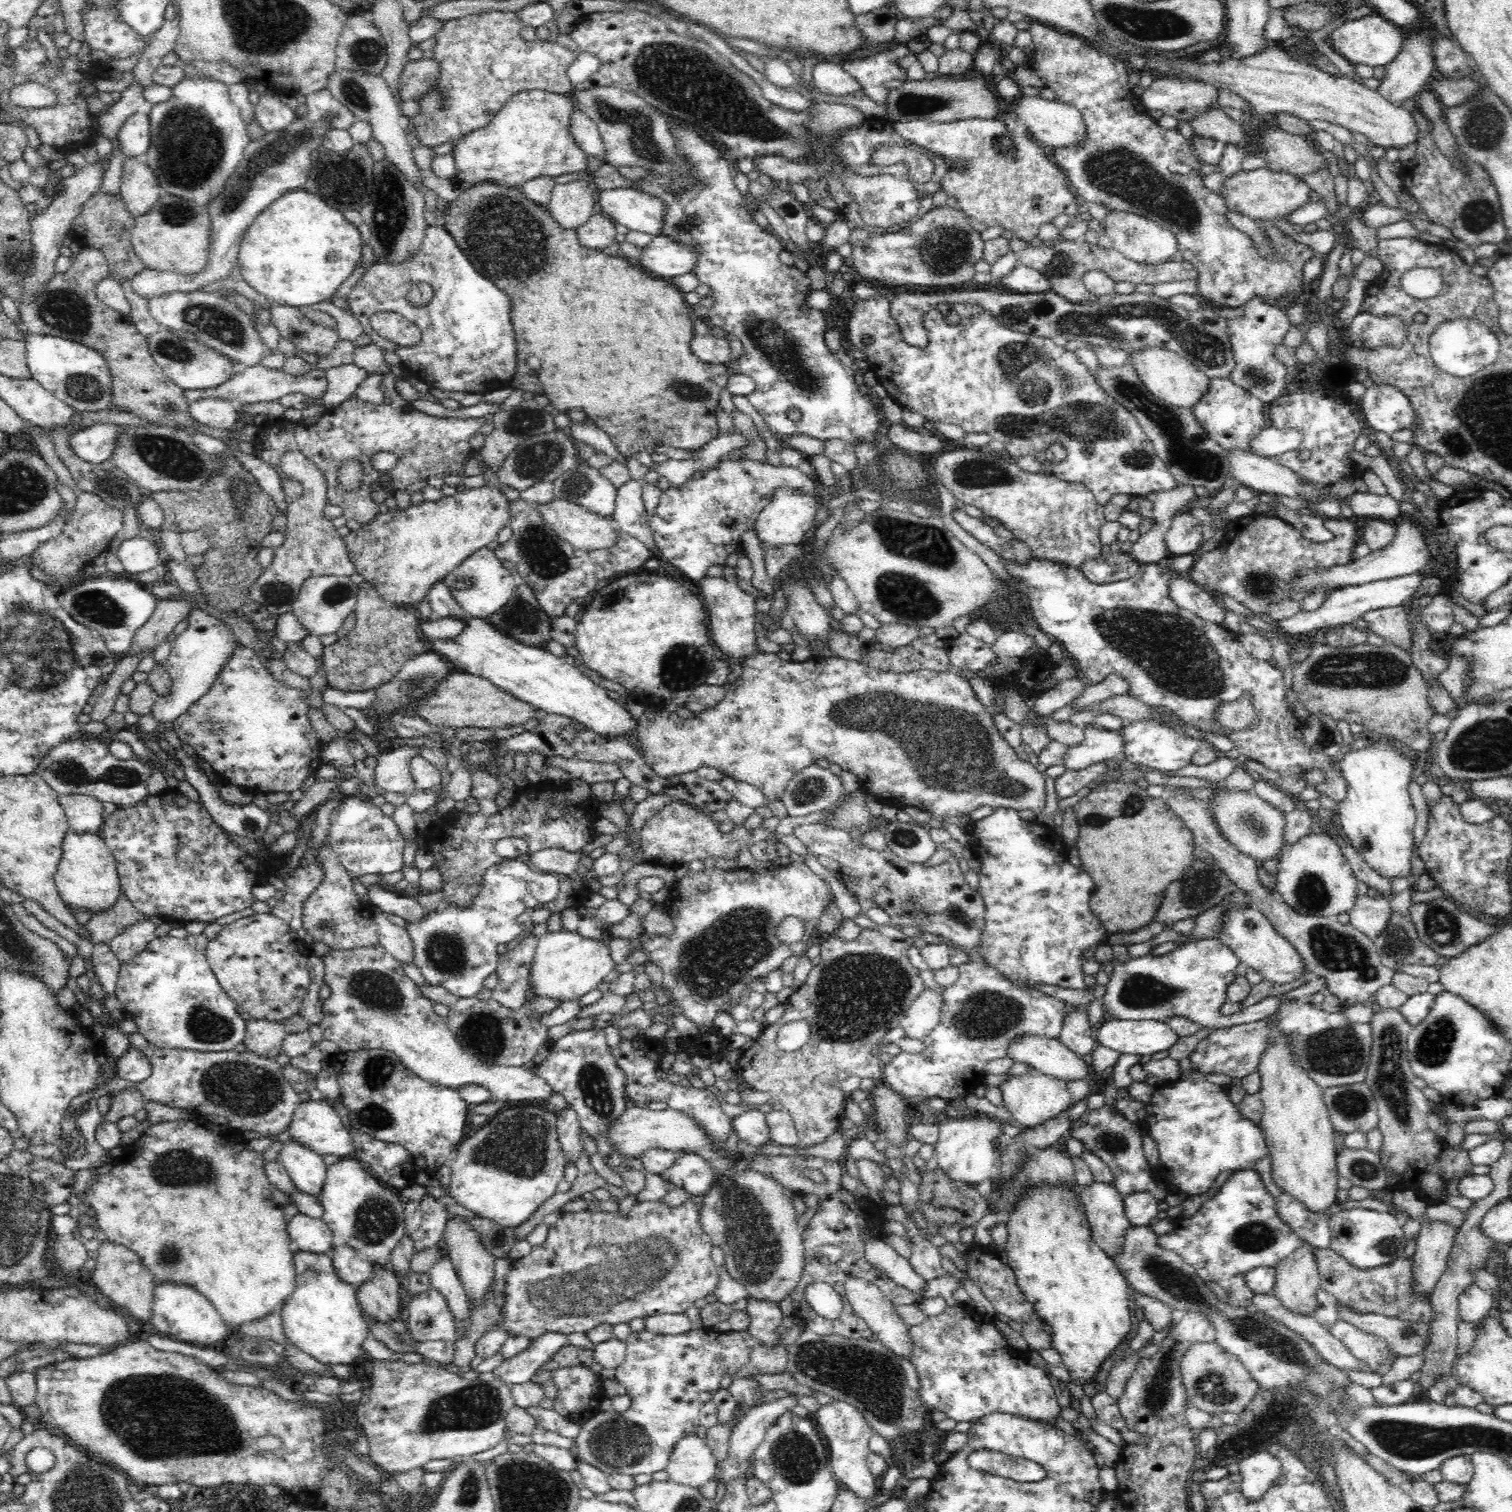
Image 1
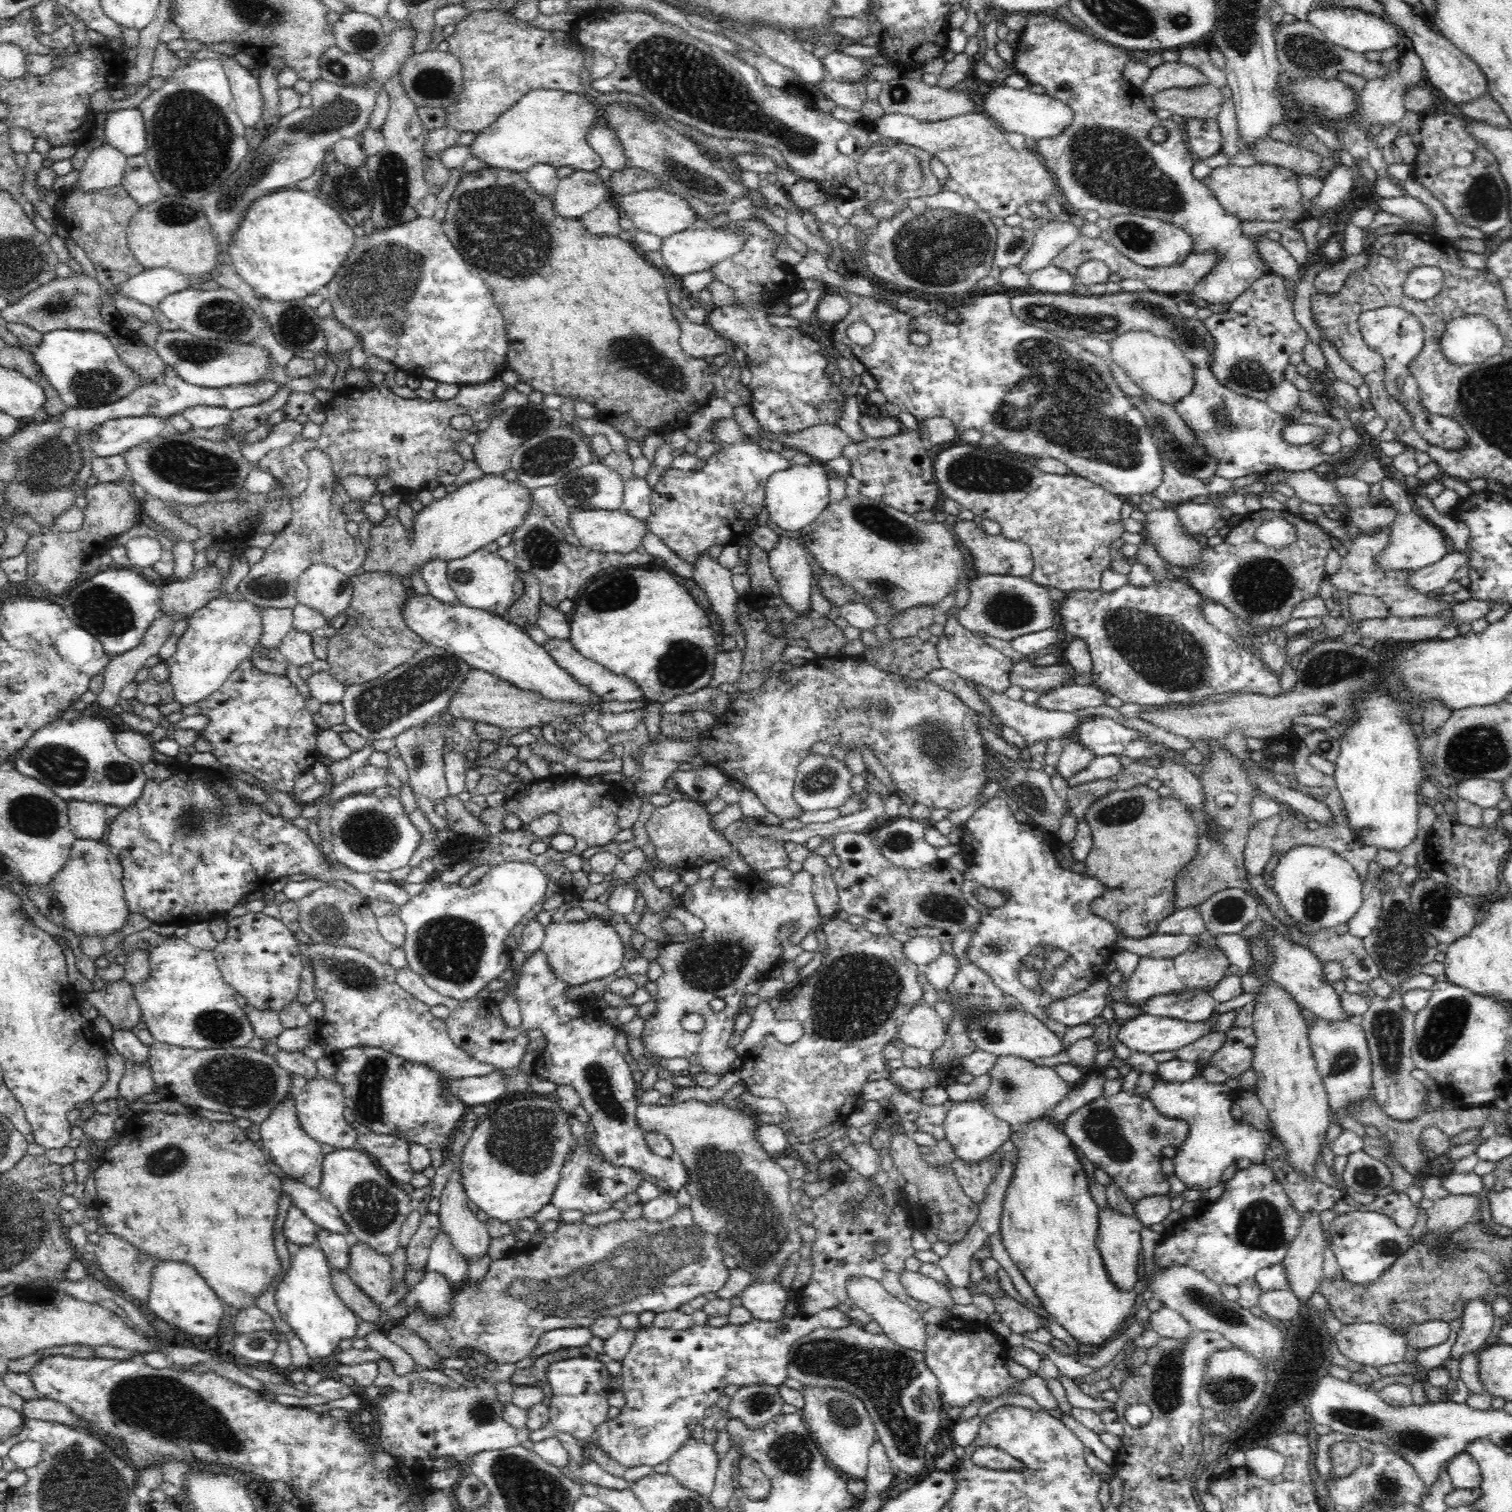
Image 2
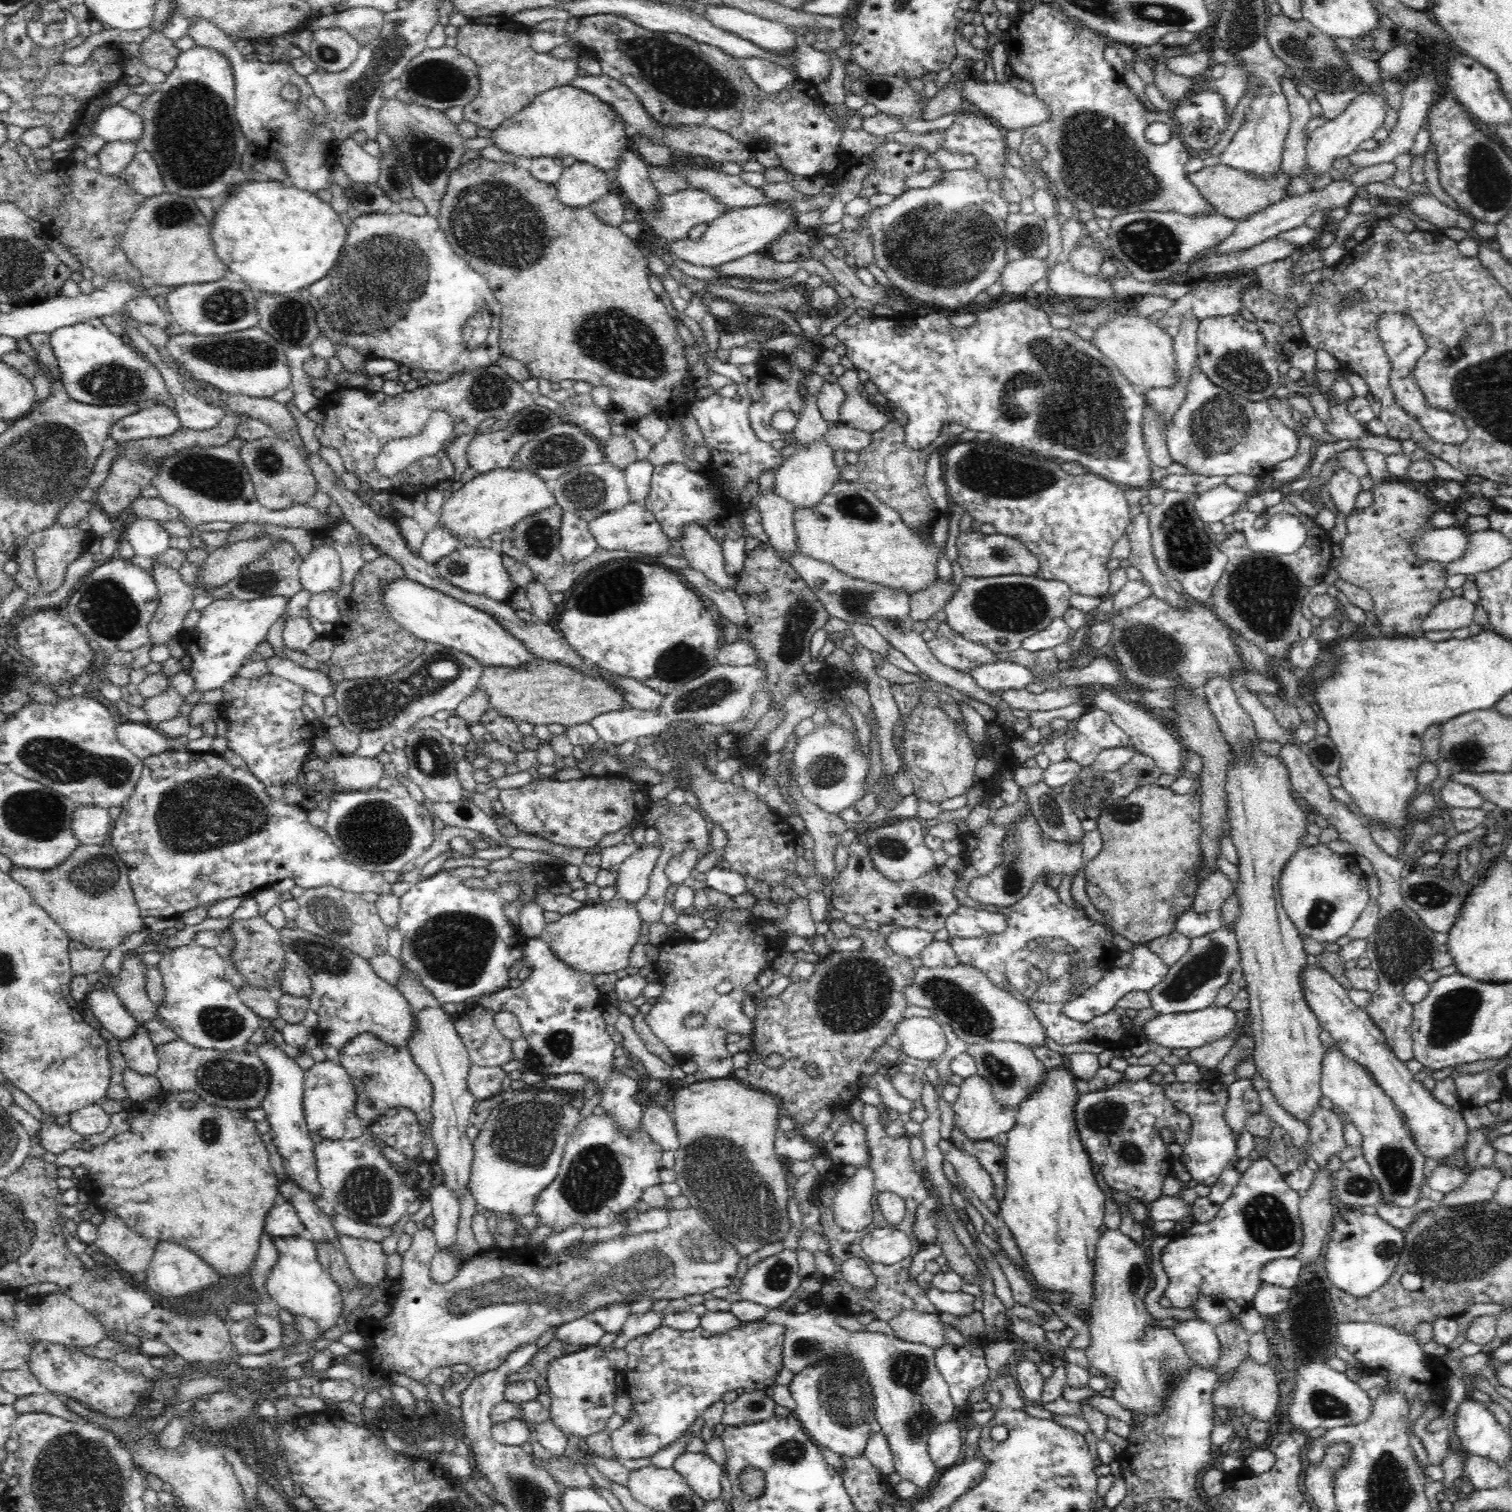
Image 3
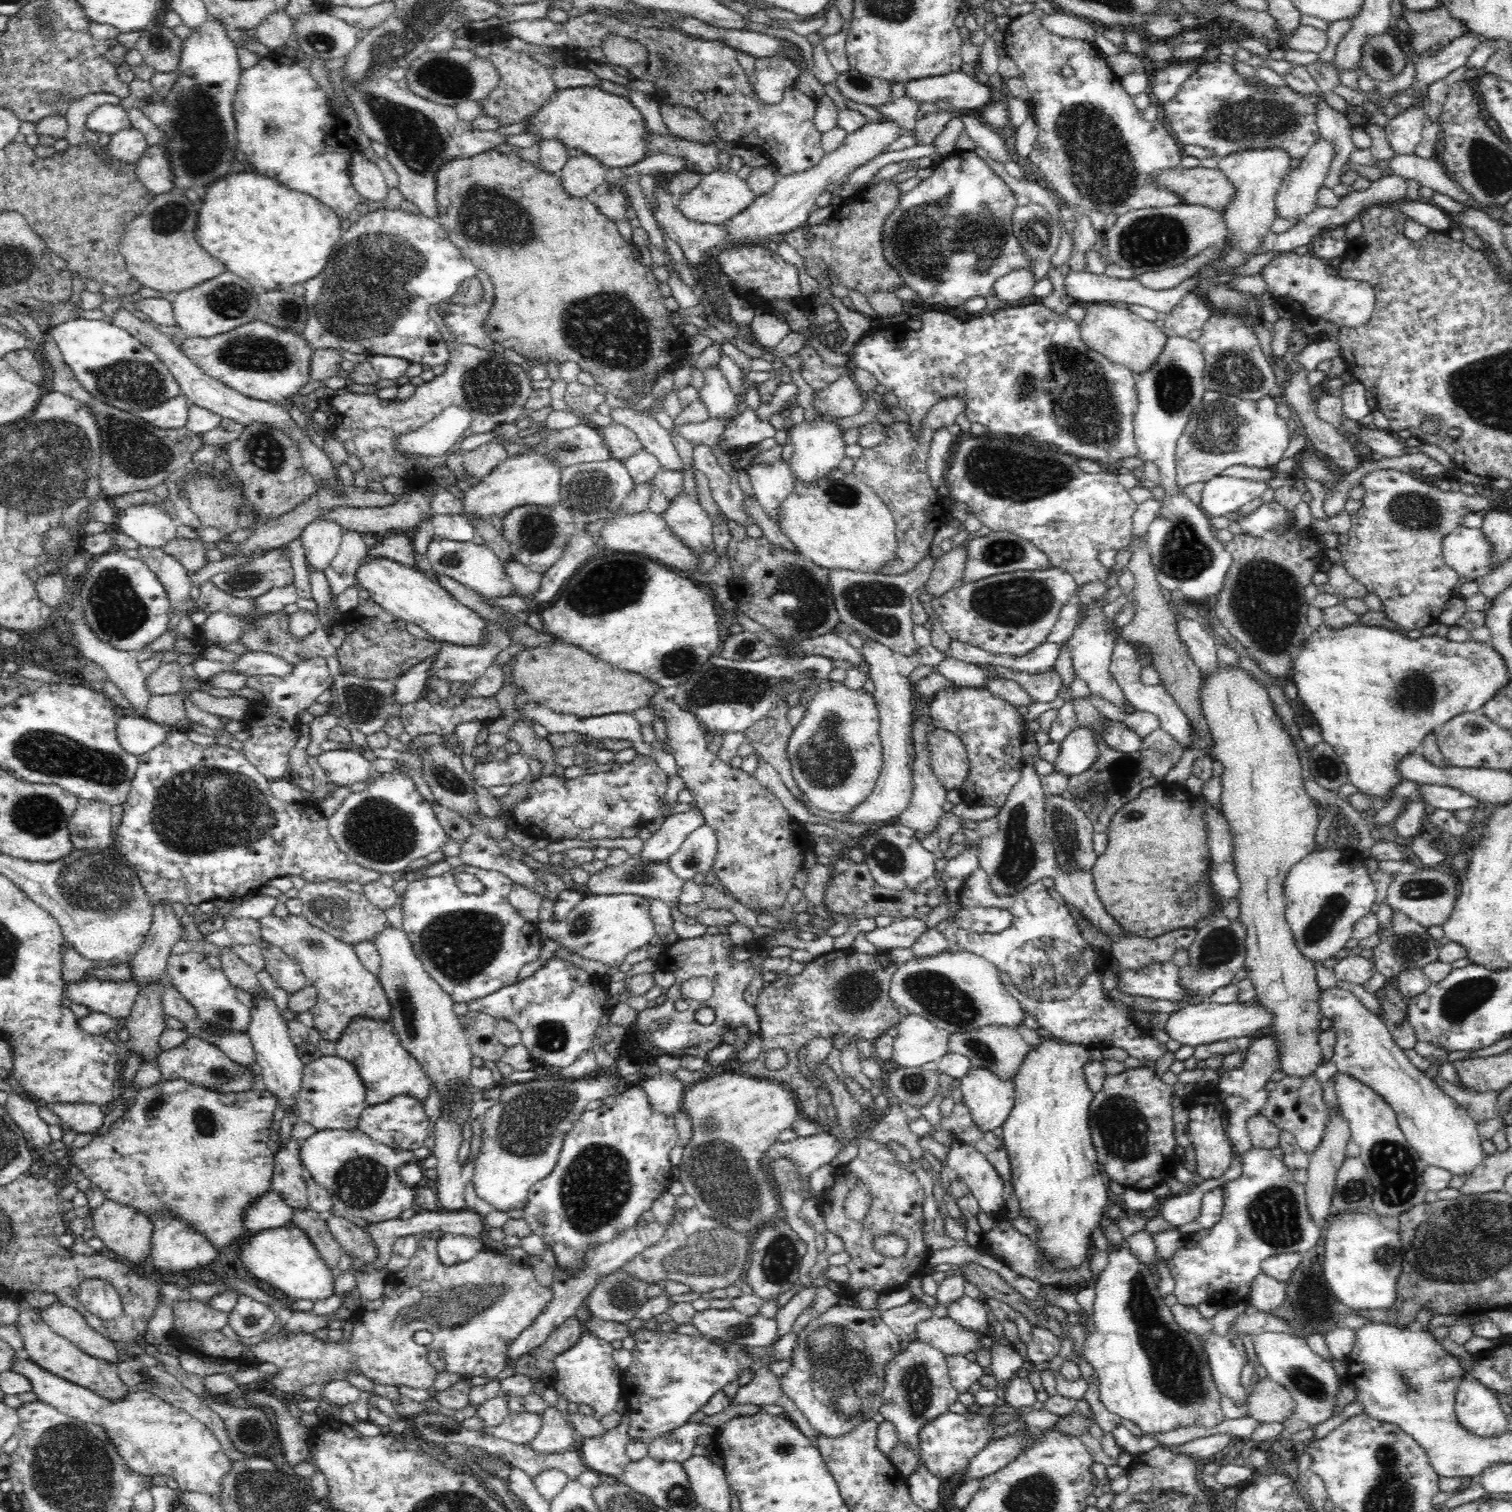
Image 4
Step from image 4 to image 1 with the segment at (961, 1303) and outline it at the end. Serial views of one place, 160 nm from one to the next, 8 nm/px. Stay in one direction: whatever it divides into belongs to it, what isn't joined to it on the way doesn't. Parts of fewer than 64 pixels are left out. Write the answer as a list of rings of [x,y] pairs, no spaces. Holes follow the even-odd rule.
[[[868,1236],[864,1242],[864,1255],[872,1265],[882,1271],[896,1284],[907,1288],[915,1295],[920,1294],[926,1286],[927,1280],[914,1271],[910,1261],[902,1257],[896,1250],[884,1243],[881,1238]]]

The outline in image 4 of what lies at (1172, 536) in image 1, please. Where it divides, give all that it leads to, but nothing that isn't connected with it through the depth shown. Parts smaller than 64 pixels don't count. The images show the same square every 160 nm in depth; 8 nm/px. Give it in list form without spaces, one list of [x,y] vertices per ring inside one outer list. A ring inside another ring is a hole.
[[[1215,476],[1205,483],[1199,506],[1210,519],[1228,513],[1236,515],[1241,506],[1261,498],[1267,488],[1268,483],[1264,480]]]

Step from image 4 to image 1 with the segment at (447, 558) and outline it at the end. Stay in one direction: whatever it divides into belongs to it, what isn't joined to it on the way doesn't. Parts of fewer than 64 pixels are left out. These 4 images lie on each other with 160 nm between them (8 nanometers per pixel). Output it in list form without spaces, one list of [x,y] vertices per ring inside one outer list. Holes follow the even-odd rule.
[[[486,546],[480,547],[474,554],[468,555],[451,573],[443,578],[449,592],[466,615],[486,619],[496,614],[514,594],[518,584],[512,574],[502,565],[495,552]]]

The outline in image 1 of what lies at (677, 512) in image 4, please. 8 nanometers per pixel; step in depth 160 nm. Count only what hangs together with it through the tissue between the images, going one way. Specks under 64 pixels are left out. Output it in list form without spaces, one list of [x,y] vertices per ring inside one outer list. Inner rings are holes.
[[[721,576],[708,577],[699,580],[701,596],[704,597],[703,604],[707,613],[710,614],[710,634],[716,646],[730,658],[740,656],[754,657],[755,654],[764,654],[756,648],[756,597],[740,589],[737,582],[726,581]]]

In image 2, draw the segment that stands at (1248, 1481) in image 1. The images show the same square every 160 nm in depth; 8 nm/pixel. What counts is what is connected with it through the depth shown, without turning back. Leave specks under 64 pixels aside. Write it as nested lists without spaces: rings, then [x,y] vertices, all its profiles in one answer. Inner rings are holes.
[[[1269,1446],[1252,1448],[1246,1452],[1244,1465],[1256,1473],[1259,1478],[1272,1480],[1282,1474],[1285,1467],[1285,1456]]]

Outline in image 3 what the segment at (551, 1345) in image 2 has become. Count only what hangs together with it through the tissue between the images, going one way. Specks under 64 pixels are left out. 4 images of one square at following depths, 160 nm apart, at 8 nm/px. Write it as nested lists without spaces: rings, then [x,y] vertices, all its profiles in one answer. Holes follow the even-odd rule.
[[[577,1318],[575,1321],[564,1323],[557,1328],[555,1339],[565,1344],[579,1346],[594,1346],[607,1334],[600,1324],[591,1318]]]

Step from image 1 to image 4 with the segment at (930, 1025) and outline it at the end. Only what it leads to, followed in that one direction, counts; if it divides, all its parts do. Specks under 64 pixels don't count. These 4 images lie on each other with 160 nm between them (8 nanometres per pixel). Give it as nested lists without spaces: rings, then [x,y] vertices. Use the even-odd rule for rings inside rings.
[[[919,1015],[903,1017],[893,1038],[892,1060],[899,1067],[919,1067],[926,1062],[937,1063],[949,1051],[950,1032]]]

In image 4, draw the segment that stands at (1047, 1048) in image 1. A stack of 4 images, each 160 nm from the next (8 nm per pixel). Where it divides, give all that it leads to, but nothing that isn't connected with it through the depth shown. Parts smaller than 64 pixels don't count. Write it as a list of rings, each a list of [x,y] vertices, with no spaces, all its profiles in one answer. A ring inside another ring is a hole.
[[[948,950],[929,957],[914,957],[913,960],[900,964],[891,978],[889,994],[896,1006],[906,1008],[908,1015],[919,1015],[936,1023],[936,1026],[952,1033],[990,1028],[1017,1029],[1022,1025],[1024,1008],[1015,996],[1010,995],[1000,980],[996,965],[972,953]]]

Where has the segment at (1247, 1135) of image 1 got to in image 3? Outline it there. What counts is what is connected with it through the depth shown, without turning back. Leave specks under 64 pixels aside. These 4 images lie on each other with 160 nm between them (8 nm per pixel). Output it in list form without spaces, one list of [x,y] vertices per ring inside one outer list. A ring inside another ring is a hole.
[[[1203,1078],[1198,1082],[1175,1081],[1172,1084],[1164,1084],[1161,1090],[1165,1100],[1168,1100],[1173,1108],[1186,1113],[1192,1119],[1188,1143],[1183,1146],[1179,1156],[1191,1174],[1191,1179],[1196,1180],[1197,1184],[1214,1186],[1235,1155],[1239,1139],[1238,1133],[1234,1133],[1234,1129],[1228,1126],[1225,1118],[1225,1108],[1229,1099],[1228,1085],[1218,1079]]]

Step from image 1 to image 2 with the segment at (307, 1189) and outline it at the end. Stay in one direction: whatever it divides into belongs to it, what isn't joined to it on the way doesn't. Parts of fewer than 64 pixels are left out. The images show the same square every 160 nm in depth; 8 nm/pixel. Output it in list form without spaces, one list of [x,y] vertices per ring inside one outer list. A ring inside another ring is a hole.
[[[294,1088],[290,1092],[290,1096],[286,1100],[282,1100],[278,1104],[278,1108],[270,1114],[266,1120],[263,1120],[260,1126],[261,1140],[264,1141],[264,1146],[268,1146],[268,1154],[274,1160],[277,1166],[283,1172],[297,1181],[302,1181],[304,1184],[312,1188],[317,1188],[321,1183],[324,1155],[321,1149],[321,1144],[313,1141],[304,1129],[300,1126],[300,1121],[297,1120],[296,1109],[294,1108],[294,1098],[296,1091]]]

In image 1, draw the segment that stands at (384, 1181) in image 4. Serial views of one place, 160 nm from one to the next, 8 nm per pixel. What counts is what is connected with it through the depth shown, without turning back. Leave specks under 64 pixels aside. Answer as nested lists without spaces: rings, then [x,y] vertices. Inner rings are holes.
[[[354,1156],[342,1157],[332,1165],[328,1165],[327,1176],[318,1200],[324,1207],[321,1219],[327,1222],[329,1229],[333,1232],[333,1244],[348,1245],[364,1253],[372,1263],[387,1264],[392,1251],[405,1236],[405,1203],[400,1200],[398,1195],[400,1195],[399,1192],[382,1184]]]

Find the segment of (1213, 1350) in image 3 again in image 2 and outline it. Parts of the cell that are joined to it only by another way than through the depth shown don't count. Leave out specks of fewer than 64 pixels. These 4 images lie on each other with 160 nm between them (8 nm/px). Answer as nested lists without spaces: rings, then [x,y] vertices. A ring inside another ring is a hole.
[[[1163,1306],[1161,1309],[1152,1312],[1149,1317],[1150,1328],[1158,1332],[1161,1338],[1186,1341],[1193,1334],[1192,1325],[1184,1320],[1180,1313]]]

